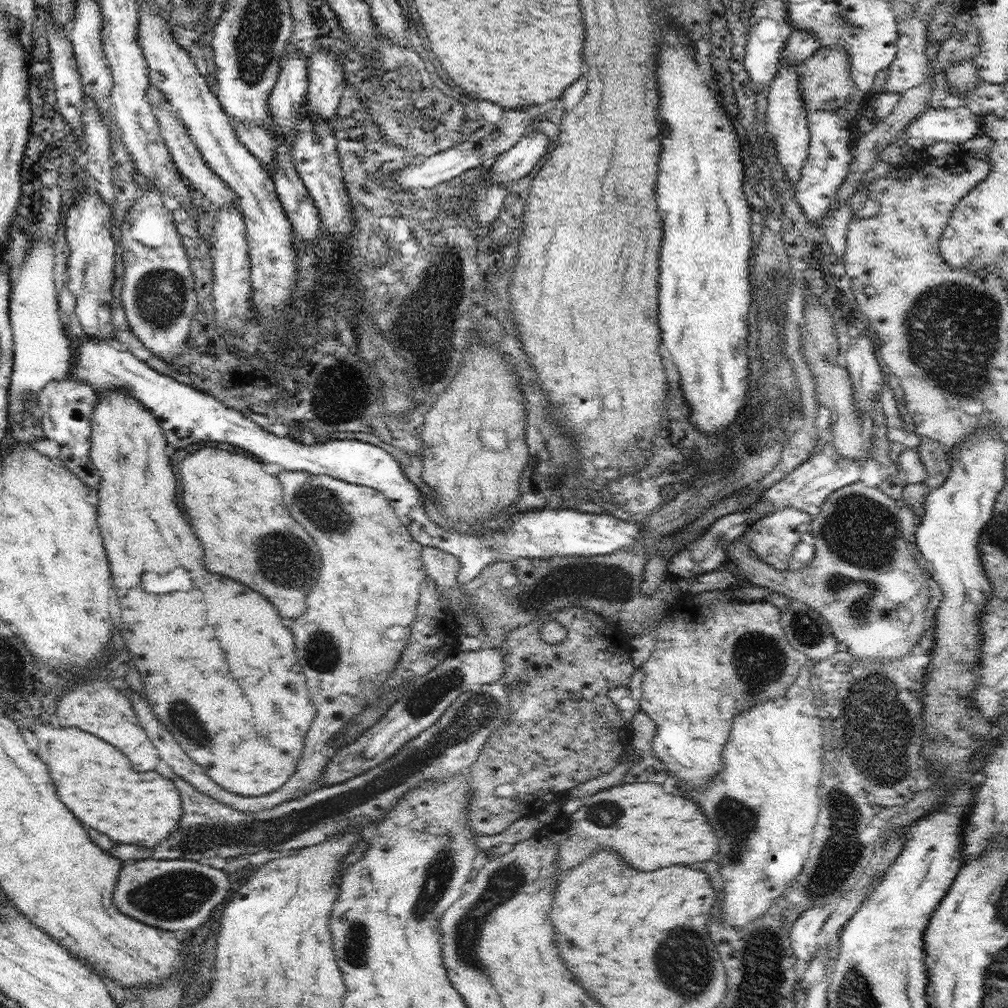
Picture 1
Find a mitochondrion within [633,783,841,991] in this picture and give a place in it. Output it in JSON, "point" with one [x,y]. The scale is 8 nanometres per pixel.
{"point":[737,821]}

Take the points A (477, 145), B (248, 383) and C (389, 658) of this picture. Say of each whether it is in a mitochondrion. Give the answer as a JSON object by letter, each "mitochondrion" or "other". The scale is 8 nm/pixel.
{"A":"other","B":"other","C":"other"}

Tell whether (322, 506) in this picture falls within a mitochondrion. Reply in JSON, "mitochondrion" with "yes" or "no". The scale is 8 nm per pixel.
{"mitochondrion":"yes"}

